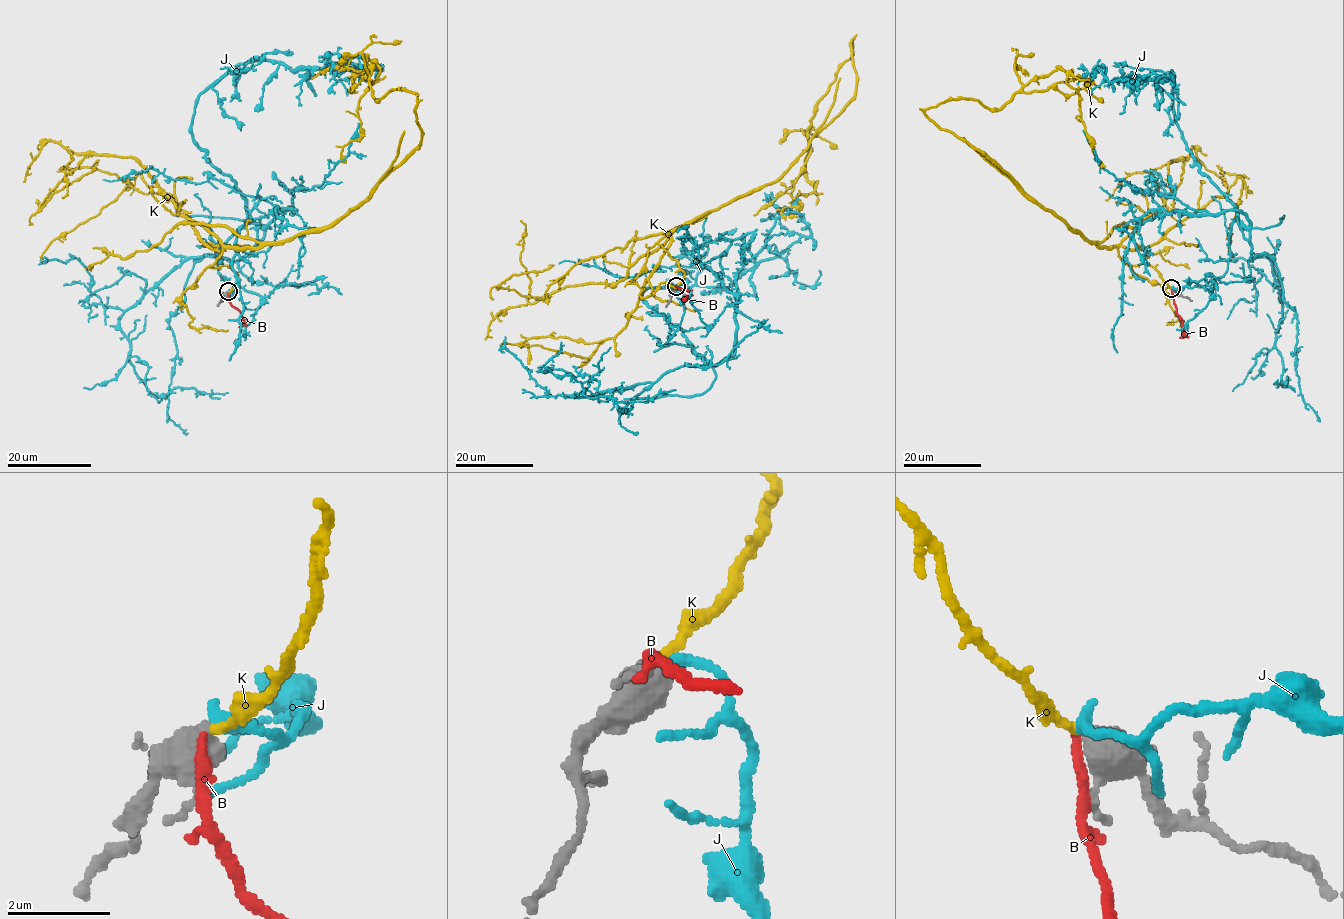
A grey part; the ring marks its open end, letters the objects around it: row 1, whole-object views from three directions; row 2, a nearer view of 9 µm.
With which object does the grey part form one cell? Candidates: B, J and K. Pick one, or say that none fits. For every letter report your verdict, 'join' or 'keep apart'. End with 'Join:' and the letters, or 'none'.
B: keep apart
J: keep apart
K: join
Join: K

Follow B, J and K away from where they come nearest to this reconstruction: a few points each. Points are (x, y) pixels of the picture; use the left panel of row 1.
B: (227, 295), (228, 302), (243, 320), (236, 344)
J: (228, 292), (220, 248), (247, 200), (193, 138), (196, 100), (248, 61), (372, 68), (337, 54), (318, 61)
K: (228, 292), (222, 251), (332, 226), (420, 143), (416, 94), (377, 101), (368, 58), (345, 161)

